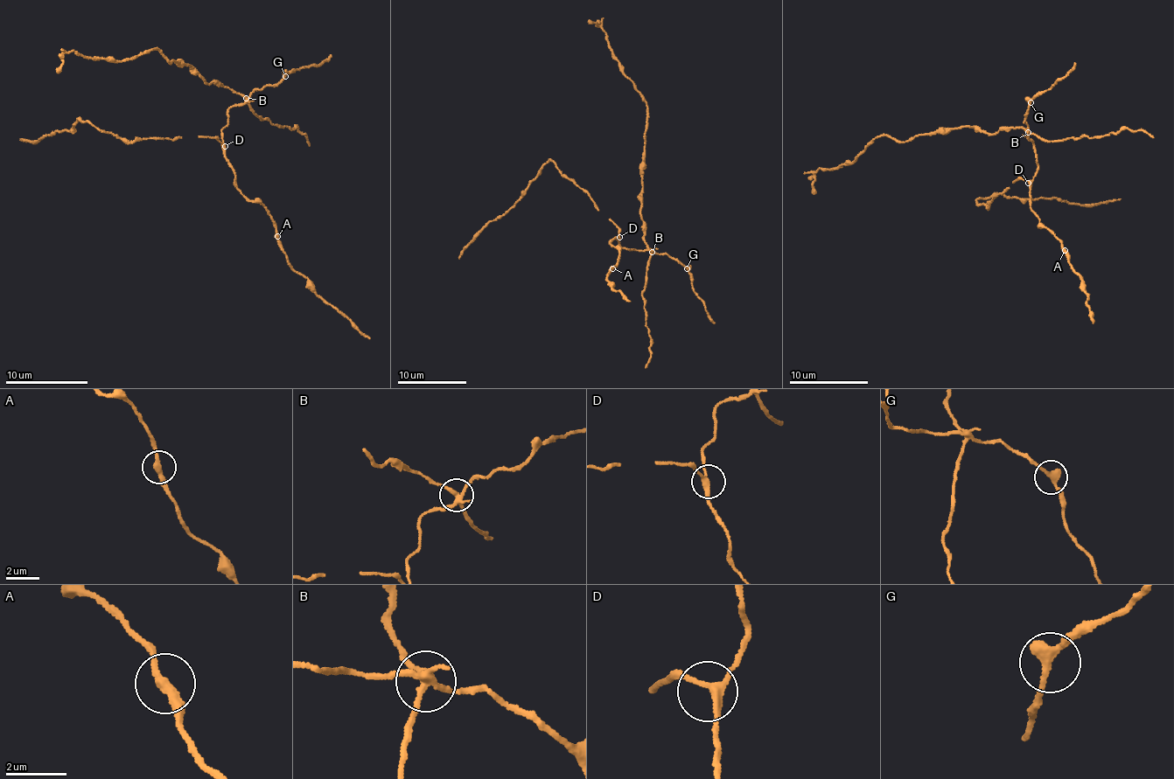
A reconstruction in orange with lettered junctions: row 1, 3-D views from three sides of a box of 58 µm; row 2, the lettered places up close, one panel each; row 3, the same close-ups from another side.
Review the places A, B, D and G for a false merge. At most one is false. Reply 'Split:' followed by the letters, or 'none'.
Split: B

